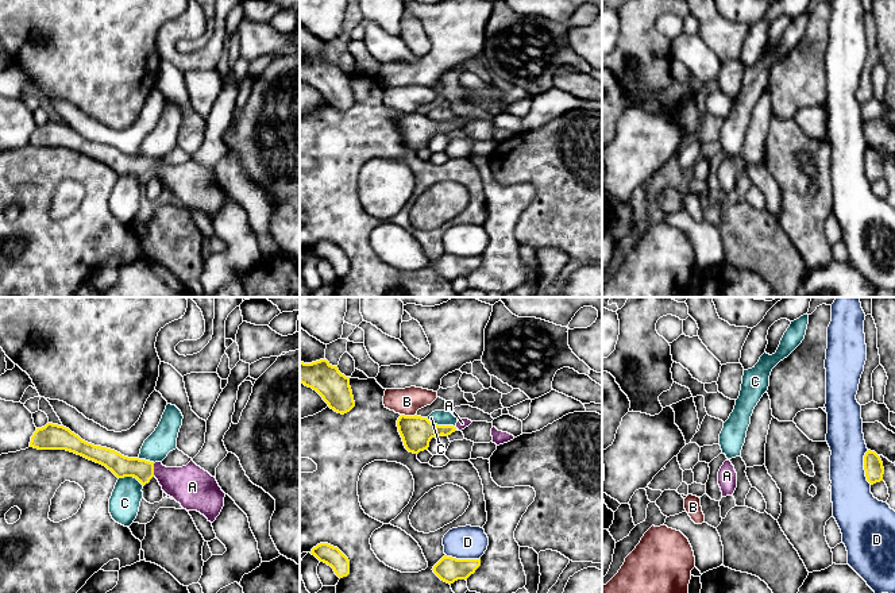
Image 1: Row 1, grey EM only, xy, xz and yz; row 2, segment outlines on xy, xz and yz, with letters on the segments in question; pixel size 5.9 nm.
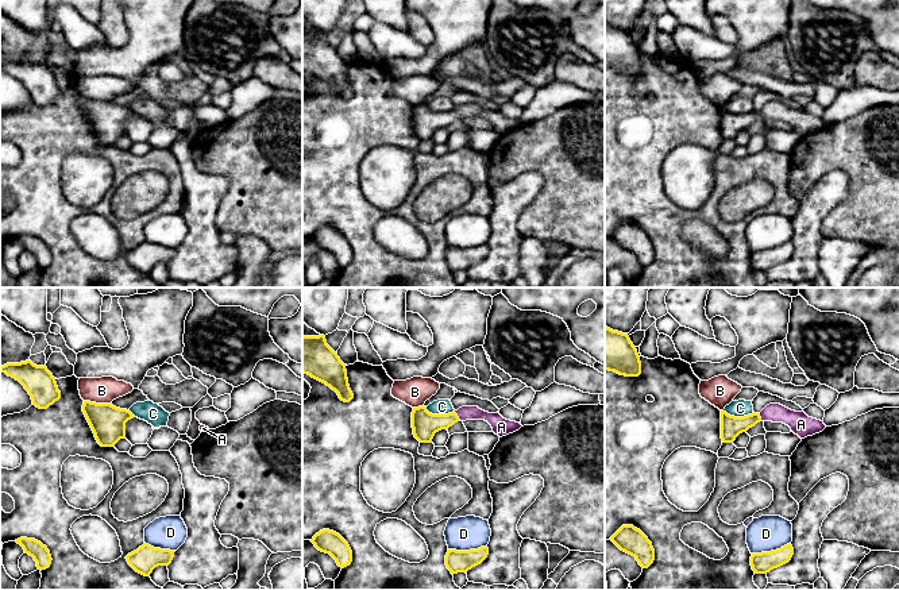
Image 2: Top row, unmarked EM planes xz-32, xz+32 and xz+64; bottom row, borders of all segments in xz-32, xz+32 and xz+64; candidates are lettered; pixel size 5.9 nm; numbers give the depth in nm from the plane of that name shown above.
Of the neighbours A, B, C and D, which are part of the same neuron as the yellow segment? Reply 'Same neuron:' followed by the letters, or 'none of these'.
Same neuron: A

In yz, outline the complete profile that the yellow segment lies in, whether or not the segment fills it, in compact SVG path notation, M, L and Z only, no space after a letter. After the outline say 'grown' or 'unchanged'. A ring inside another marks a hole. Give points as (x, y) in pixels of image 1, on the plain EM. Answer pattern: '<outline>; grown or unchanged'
M868 147L865 150L864 167L865 167L867 178L871 182L883 178L883 172L884 172L883 159L875 149Z; unchanged

